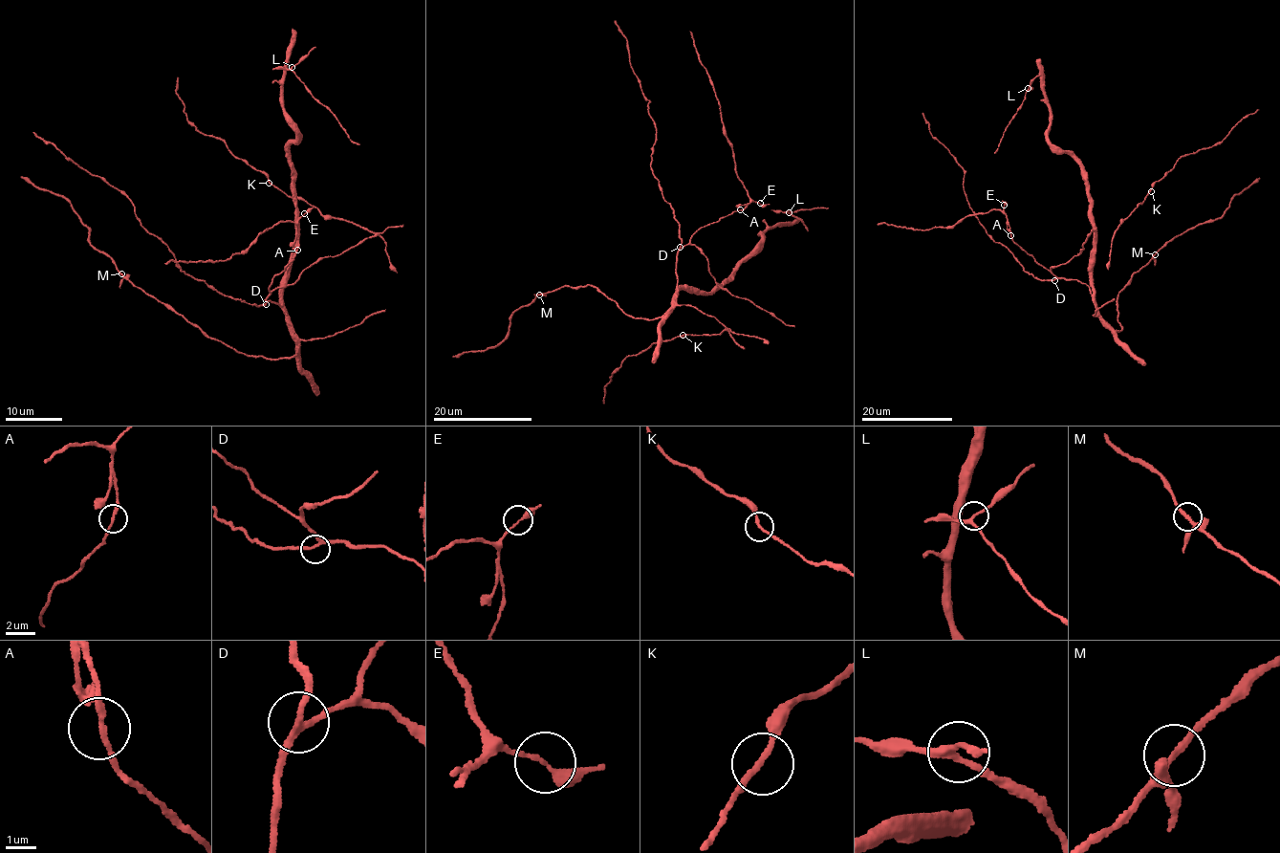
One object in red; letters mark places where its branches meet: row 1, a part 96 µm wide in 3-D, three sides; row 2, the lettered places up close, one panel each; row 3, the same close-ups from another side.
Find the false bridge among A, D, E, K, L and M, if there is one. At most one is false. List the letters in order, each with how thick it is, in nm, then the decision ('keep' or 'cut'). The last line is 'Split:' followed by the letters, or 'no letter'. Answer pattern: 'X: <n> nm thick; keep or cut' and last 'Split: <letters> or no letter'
A: 170 nm thick; keep
D: 180 nm thick; keep
E: 240 nm thick; keep
K: 170 nm thick; keep
L: 200 nm thick; keep
M: 170 nm thick; keep
Split: no letter

